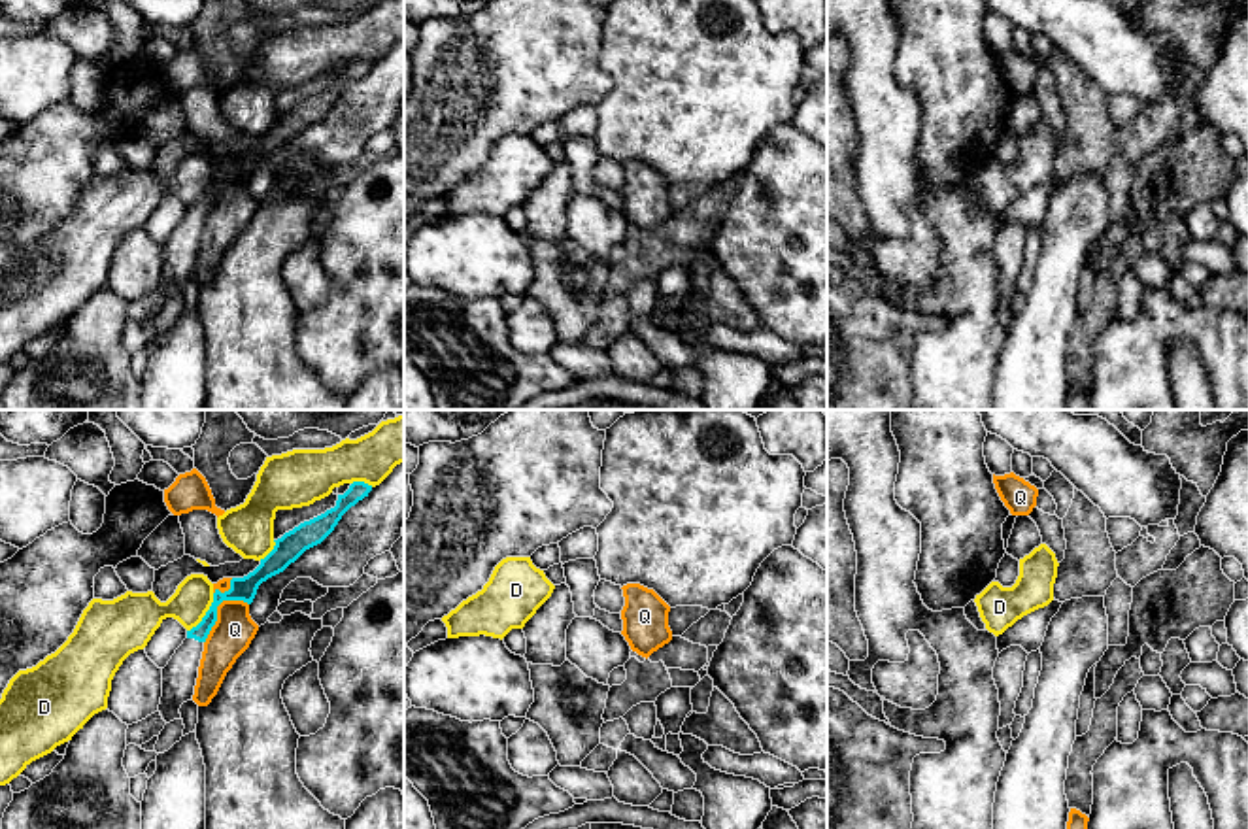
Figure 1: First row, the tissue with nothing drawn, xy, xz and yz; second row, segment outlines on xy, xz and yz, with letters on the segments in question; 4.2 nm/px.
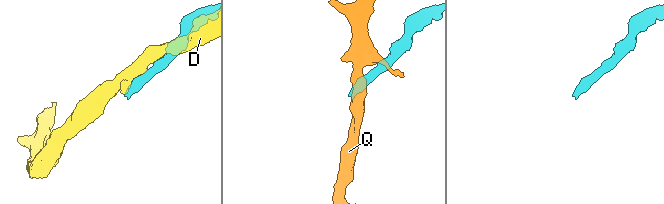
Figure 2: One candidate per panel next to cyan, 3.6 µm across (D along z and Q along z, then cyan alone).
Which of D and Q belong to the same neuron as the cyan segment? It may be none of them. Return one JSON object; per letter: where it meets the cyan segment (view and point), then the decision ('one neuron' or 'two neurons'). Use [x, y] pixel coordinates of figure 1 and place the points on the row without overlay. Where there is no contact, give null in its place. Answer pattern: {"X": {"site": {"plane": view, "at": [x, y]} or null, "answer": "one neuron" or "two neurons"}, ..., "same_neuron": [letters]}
{"D": {"site": {"plane": "xy", "at": [206, 191]}, "answer": "two neurons"}, "Q": {"site": {"plane": "xy", "at": [216, 187]}, "answer": "two neurons"}, "same_neuron": []}

